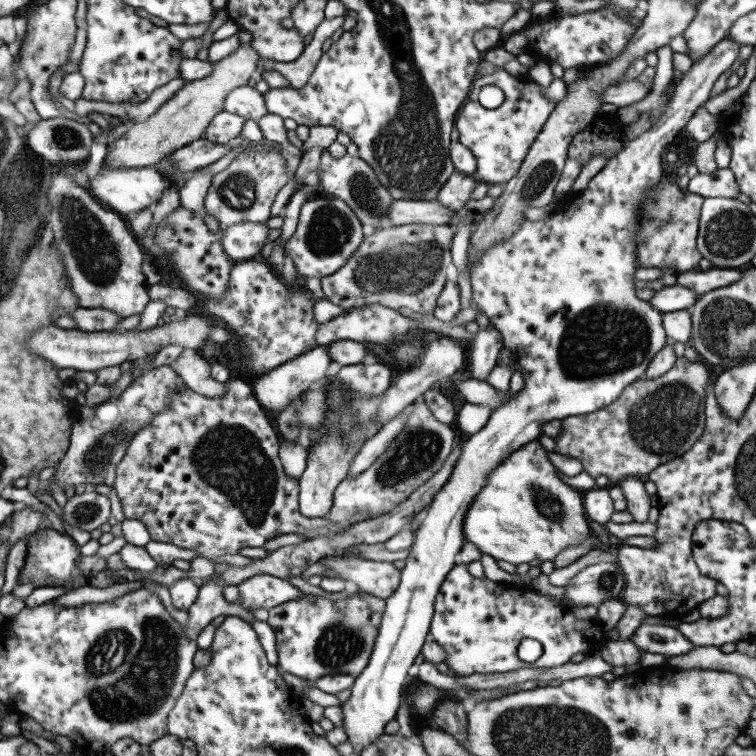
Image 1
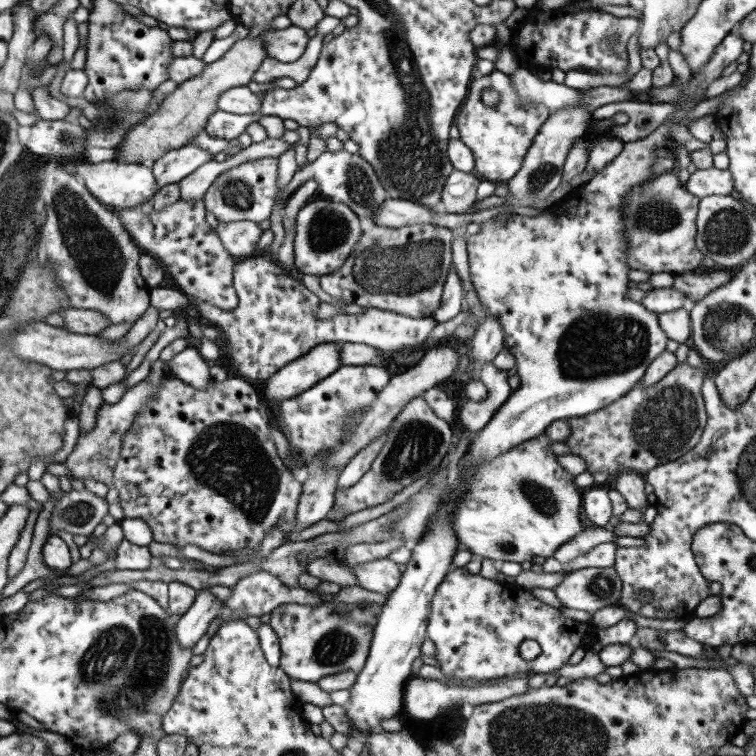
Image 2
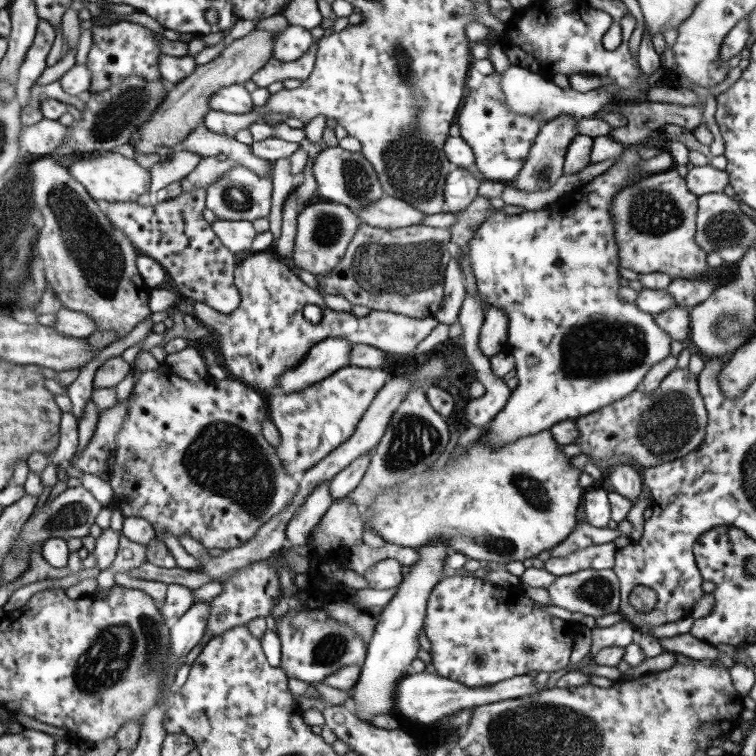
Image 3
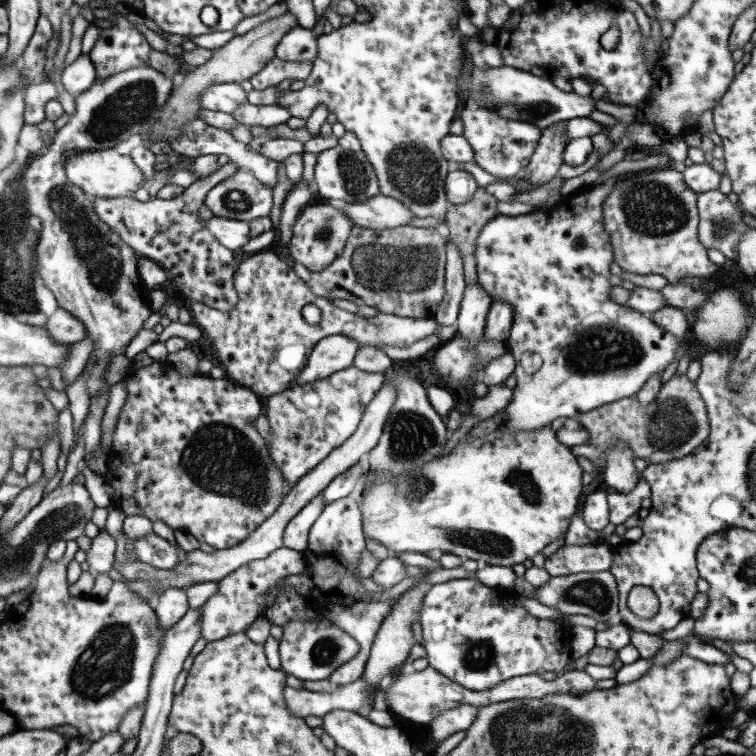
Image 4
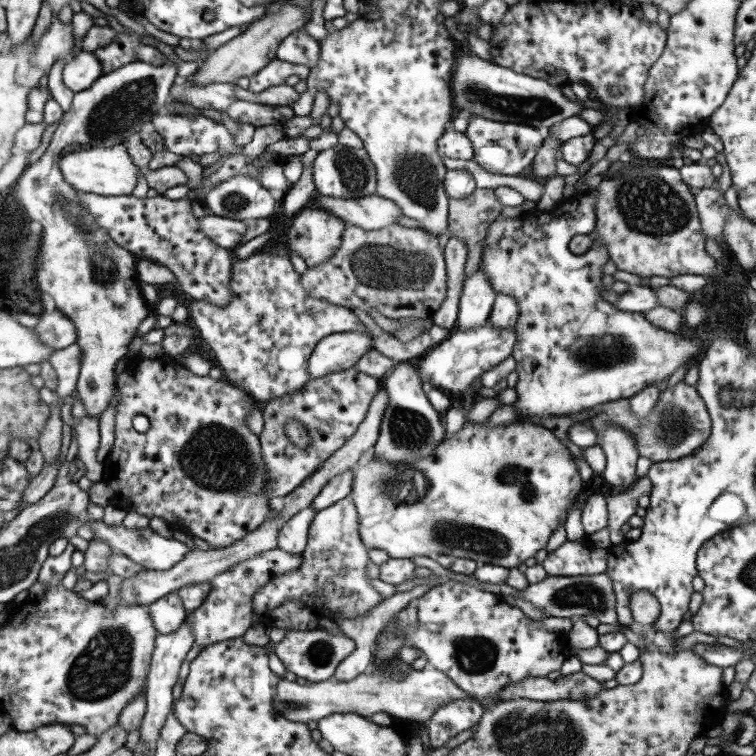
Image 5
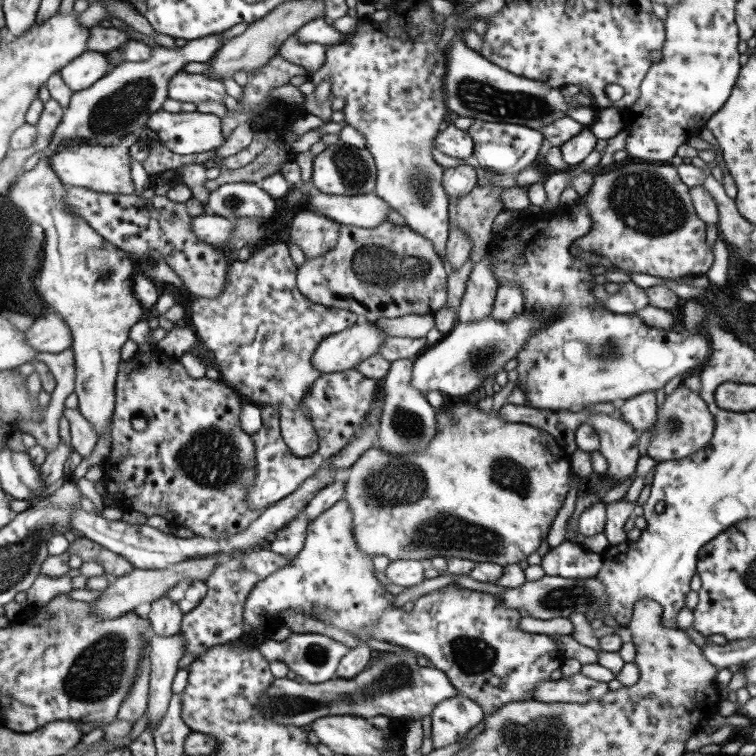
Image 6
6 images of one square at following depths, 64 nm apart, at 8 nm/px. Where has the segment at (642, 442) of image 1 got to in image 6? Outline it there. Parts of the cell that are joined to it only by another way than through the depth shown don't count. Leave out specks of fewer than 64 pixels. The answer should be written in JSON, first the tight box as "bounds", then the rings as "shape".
{"bounds":[646,384,715,462],"shape":[[[681,384],[666,396],[666,402],[657,411],[657,422],[652,429],[655,429],[656,435],[647,446],[646,456],[660,462],[679,461],[694,455],[710,443],[715,432],[715,419],[701,396]]]}

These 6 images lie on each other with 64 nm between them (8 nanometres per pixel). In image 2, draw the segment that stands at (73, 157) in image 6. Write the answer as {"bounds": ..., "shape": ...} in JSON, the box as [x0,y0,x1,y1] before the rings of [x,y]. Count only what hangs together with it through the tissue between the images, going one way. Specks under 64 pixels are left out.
{"bounds":[75,159,158,209],"shape":[[[118,159],[95,164],[85,160],[76,165],[75,174],[84,178],[85,188],[90,192],[90,195],[107,207],[122,209],[138,207],[140,203],[152,200],[158,190],[152,168],[146,164],[124,163]]]}

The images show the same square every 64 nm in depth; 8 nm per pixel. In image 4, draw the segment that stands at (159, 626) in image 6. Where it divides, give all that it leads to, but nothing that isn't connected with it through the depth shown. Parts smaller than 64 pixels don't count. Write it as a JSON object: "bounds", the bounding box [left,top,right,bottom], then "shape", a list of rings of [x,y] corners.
{"bounds":[152,588,190,631],"shape":[[[168,588],[152,601],[152,607],[165,631],[172,628],[190,608],[184,588]]]}

